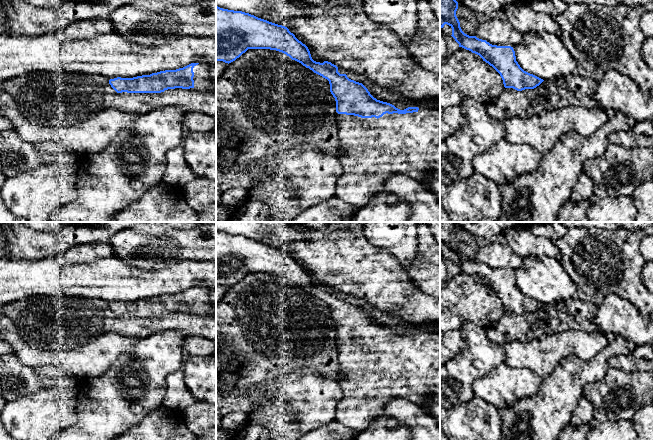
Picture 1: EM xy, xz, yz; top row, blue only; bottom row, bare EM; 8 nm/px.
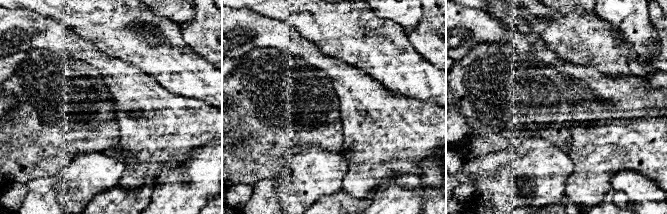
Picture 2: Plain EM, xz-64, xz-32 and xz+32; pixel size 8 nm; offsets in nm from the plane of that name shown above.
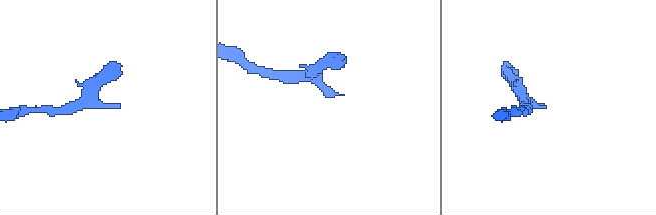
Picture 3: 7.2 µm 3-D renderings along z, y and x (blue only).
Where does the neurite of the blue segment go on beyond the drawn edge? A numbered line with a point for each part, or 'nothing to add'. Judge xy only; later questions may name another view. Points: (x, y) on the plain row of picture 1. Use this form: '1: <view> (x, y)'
1: xy (202, 303)

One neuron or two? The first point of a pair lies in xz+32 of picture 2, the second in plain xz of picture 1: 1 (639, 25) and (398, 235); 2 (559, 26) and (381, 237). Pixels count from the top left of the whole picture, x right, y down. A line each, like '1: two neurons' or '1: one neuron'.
1: one neuron
2: two neurons

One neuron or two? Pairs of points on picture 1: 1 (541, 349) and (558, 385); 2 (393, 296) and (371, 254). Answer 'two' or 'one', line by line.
1: two
2: one

